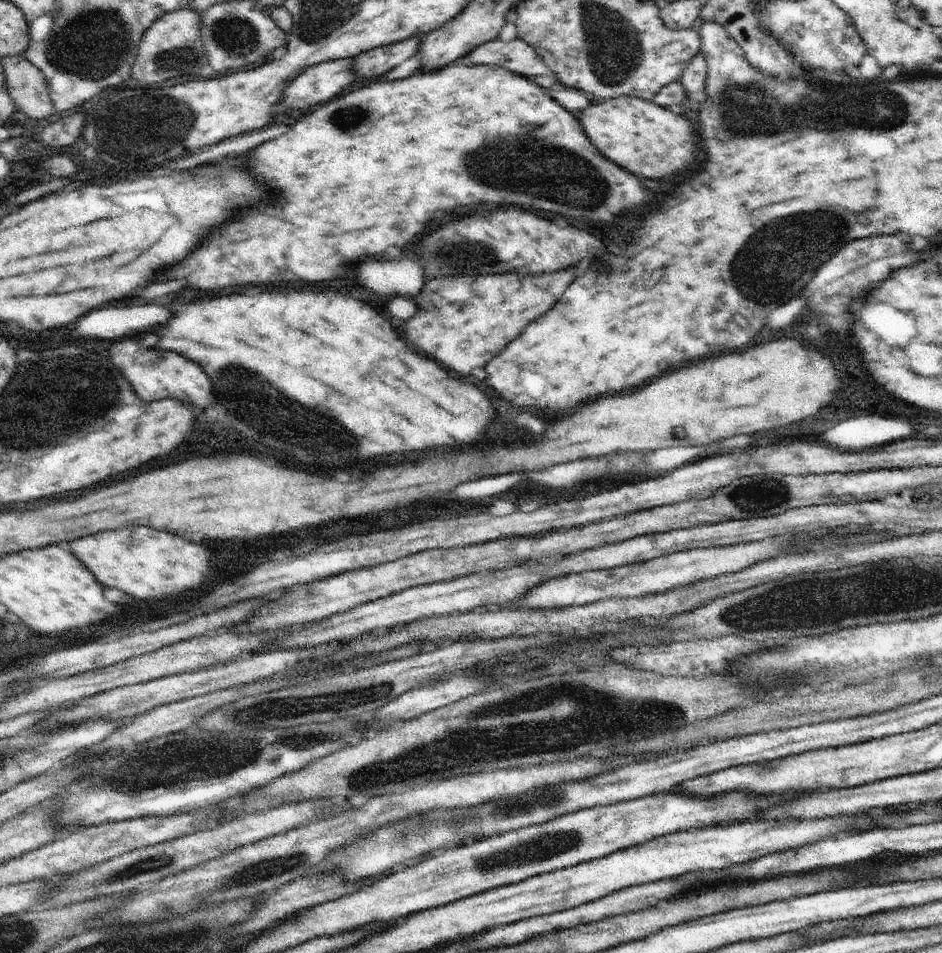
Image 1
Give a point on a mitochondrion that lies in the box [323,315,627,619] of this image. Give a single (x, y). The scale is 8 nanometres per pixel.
(613, 576)

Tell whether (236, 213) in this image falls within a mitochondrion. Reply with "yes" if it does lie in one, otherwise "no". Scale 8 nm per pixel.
no

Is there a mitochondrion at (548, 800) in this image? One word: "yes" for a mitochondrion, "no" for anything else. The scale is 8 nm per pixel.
yes

